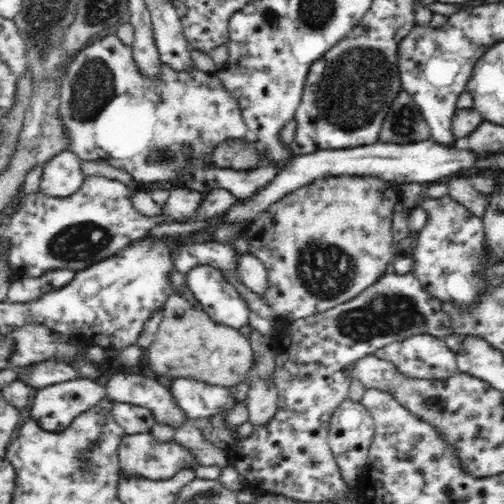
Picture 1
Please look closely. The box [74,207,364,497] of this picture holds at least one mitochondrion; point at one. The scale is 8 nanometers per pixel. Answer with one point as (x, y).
(325, 270)

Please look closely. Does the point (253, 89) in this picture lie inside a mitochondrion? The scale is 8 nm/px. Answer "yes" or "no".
no

